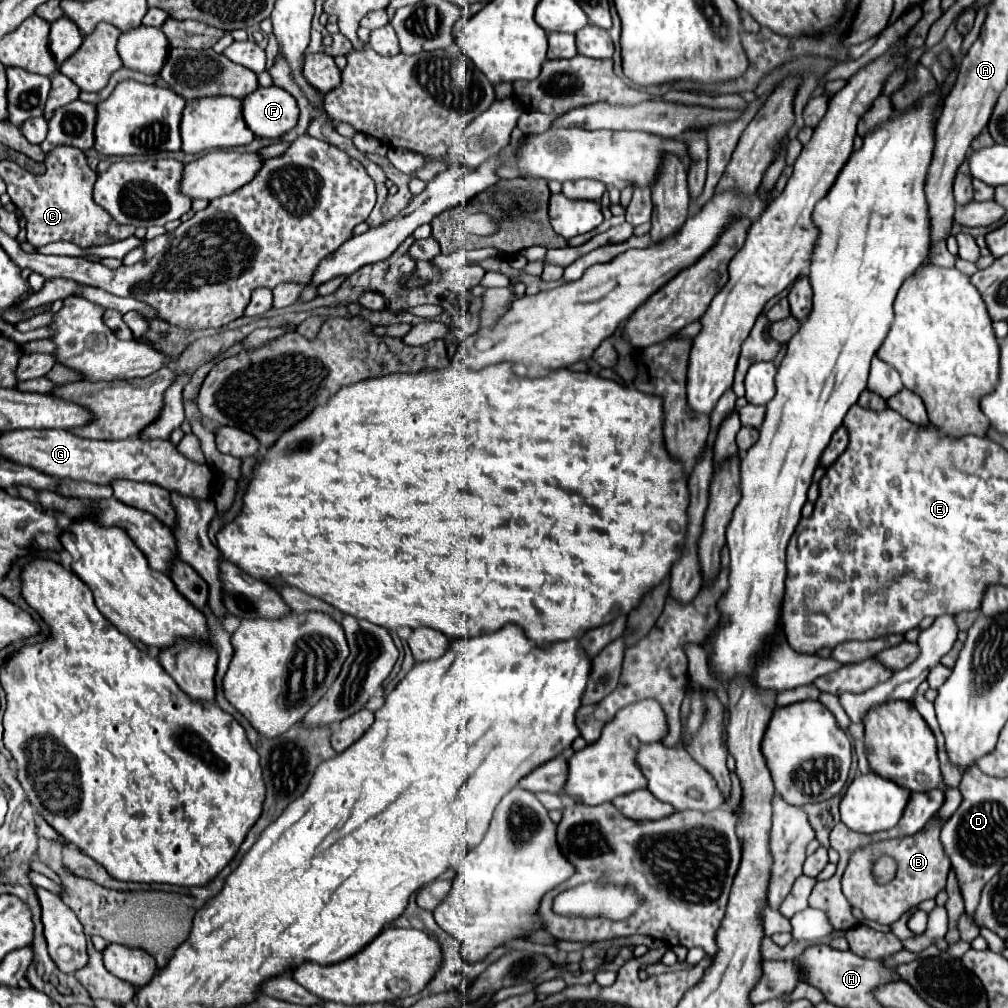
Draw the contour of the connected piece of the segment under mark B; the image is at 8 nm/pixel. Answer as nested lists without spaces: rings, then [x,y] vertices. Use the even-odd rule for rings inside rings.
[[[934,816],[914,836],[882,840],[882,846],[880,846],[882,856],[894,858],[897,864],[896,876],[886,884],[876,882],[872,870],[866,868],[866,848],[858,848],[850,856],[846,872],[842,876],[842,892],[848,898],[848,902],[854,908],[860,908],[868,920],[876,920],[878,924],[894,924],[904,912],[908,912],[922,900],[936,898],[936,894],[944,890],[946,876],[950,871],[950,858],[944,852],[944,846],[940,842],[942,826],[944,826],[944,820]]]

